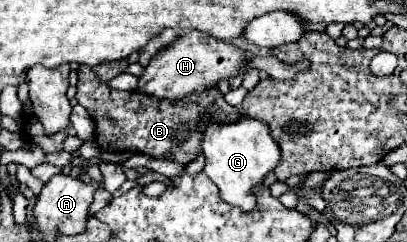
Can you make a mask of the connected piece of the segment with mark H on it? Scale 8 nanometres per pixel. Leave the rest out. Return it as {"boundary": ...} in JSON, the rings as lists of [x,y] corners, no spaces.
{"boundary":[[[193,30],[189,34],[179,36],[173,44],[169,44],[167,48],[159,50],[149,64],[143,68],[139,82],[137,82],[137,90],[143,94],[149,94],[153,98],[185,98],[187,94],[195,92],[195,90],[205,90],[207,86],[215,86],[221,78],[229,78],[237,72],[245,72],[247,64],[245,64],[245,52],[221,42],[217,38],[211,38],[199,30]]]}

